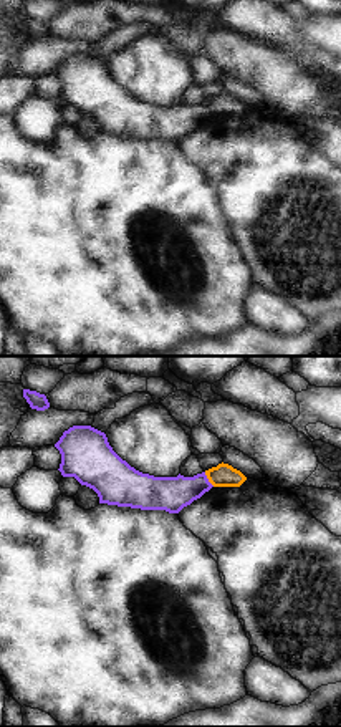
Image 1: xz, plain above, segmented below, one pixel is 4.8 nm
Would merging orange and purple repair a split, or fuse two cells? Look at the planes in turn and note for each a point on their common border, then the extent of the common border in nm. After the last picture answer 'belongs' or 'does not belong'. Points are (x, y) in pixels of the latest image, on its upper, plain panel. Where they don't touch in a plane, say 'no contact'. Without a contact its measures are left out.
meets orange at (207, 106); contact 90 nm long

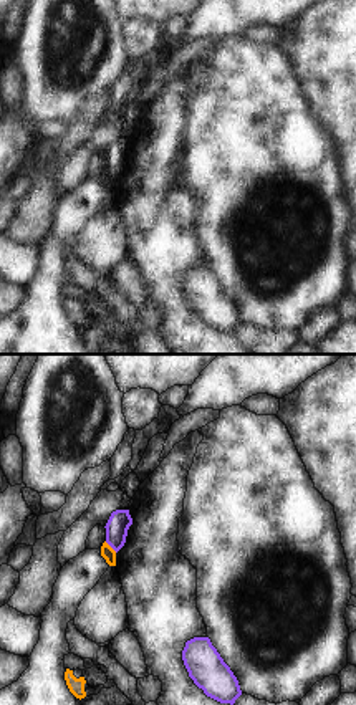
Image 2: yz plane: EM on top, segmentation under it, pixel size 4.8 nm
meets orange at (110, 176); contact 80 nm long

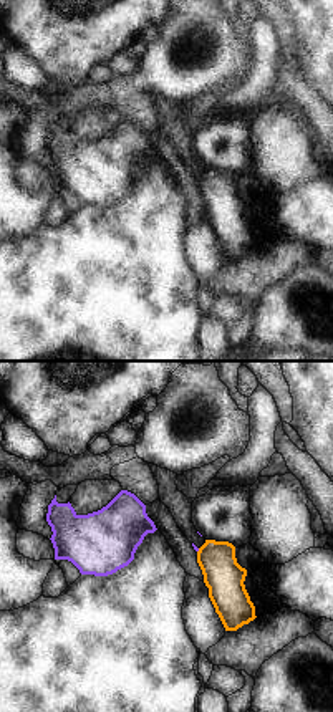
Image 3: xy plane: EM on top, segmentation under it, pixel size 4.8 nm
meets orange at (199, 179); contact 30 nm long

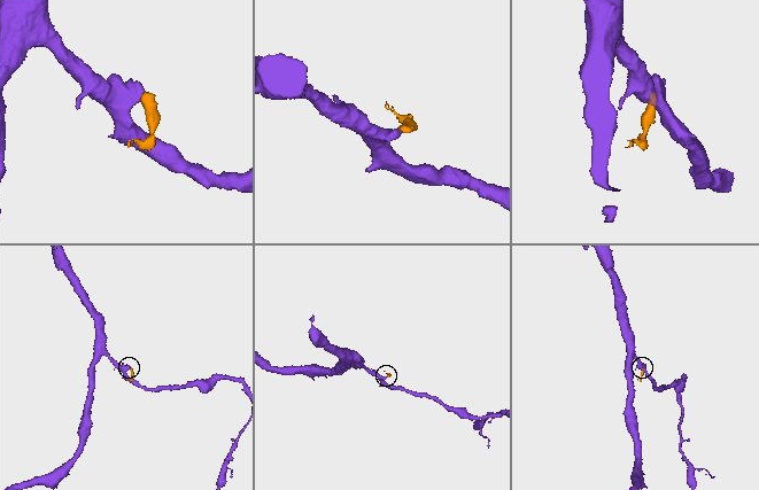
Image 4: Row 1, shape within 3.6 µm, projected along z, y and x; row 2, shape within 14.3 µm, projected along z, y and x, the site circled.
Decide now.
does not belong

